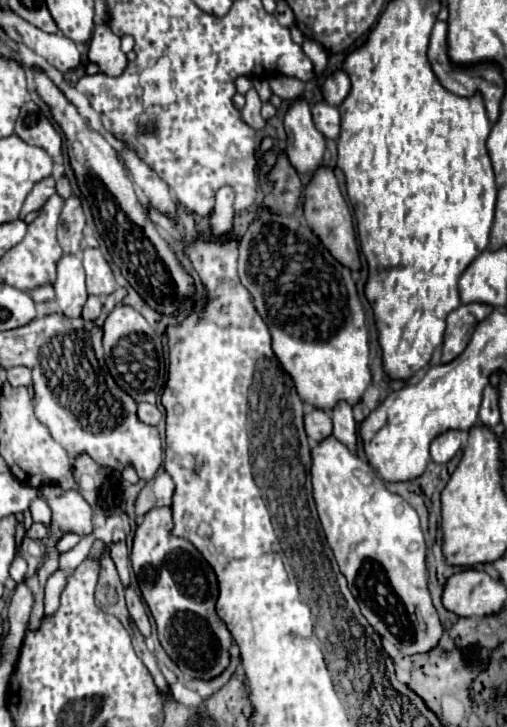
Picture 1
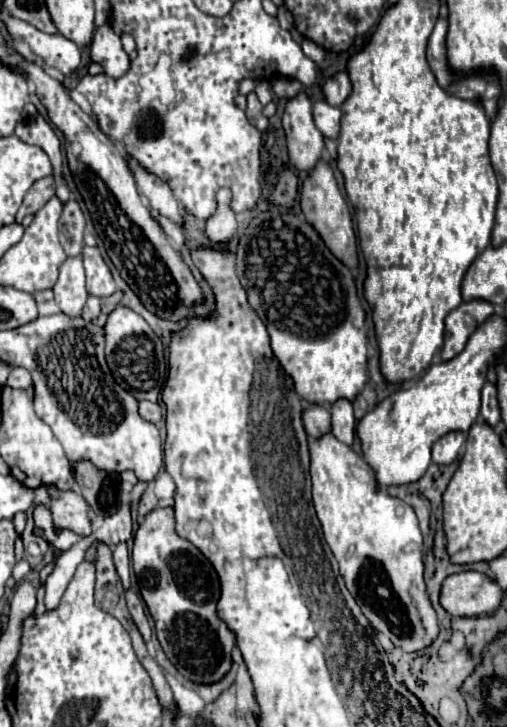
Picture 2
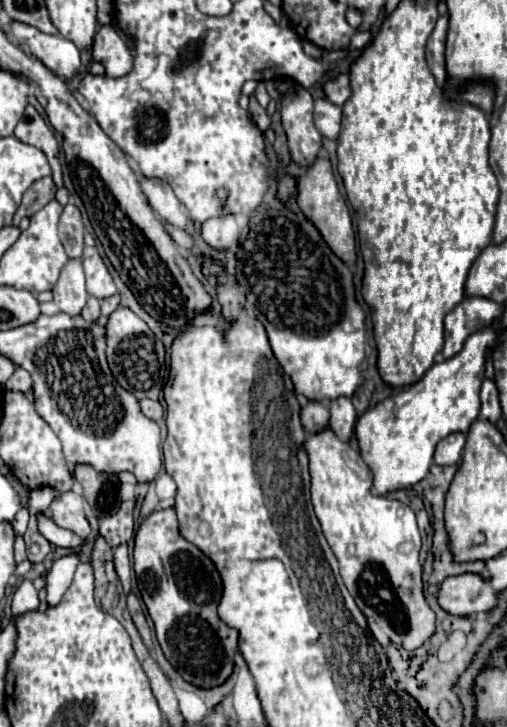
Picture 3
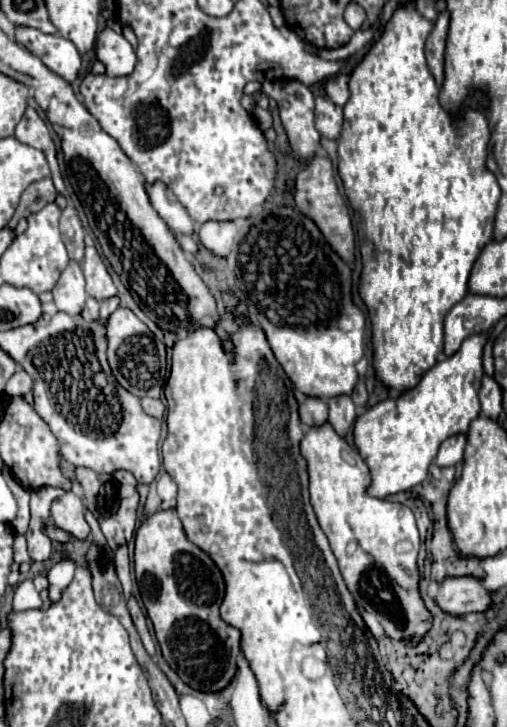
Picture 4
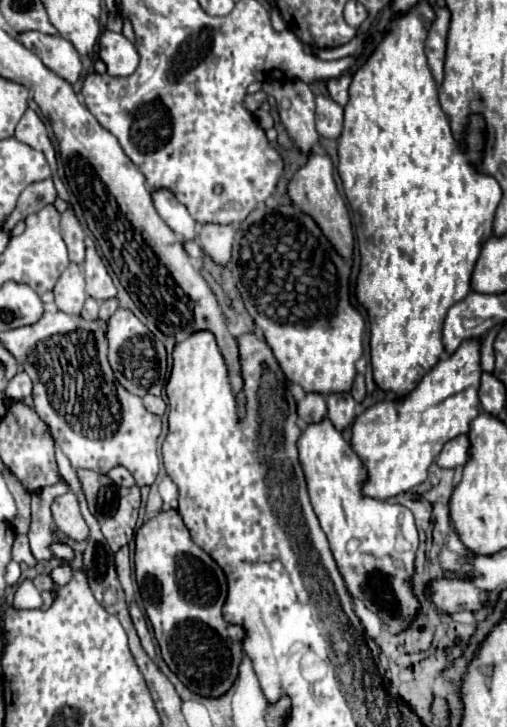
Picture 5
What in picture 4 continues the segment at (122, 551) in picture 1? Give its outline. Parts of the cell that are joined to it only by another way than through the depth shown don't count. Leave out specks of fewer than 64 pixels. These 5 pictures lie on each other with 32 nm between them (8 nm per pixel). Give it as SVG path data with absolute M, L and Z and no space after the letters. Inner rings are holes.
M120 546L114 552L114 564L116 564L116 574L118 574L122 588L124 588L124 596L130 598L132 596L132 576L130 576L130 558L128 558L126 546Z

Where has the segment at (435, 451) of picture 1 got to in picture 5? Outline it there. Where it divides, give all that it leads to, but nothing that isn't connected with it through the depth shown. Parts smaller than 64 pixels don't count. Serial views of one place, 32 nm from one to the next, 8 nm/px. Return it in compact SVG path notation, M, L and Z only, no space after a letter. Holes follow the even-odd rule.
M464 434L448 440L444 444L444 448L440 450L436 464L440 468L460 468L460 466L464 466L466 460L468 460L468 446L470 446L470 440Z

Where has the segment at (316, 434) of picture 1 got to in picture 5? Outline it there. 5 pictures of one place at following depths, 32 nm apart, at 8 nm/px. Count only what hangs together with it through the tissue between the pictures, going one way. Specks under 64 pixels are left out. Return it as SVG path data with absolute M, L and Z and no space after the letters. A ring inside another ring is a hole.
M306 394L302 402L298 402L298 416L304 420L304 424L314 424L326 418L326 400L320 394Z

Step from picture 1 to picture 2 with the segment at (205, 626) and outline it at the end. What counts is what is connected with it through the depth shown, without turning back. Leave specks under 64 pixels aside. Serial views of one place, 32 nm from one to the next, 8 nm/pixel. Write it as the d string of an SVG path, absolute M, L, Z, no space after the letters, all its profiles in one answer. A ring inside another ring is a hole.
M156 508L152 510L144 522L138 526L134 534L134 550L132 550L132 564L138 576L142 598L156 622L158 640L172 660L172 664L190 680L210 684L220 680L232 664L232 648L236 644L236 636L228 630L228 626L216 614L216 602L220 598L220 582L212 568L212 564L202 556L202 552L190 544L188 540L180 538L174 530L174 510L172 508Z

